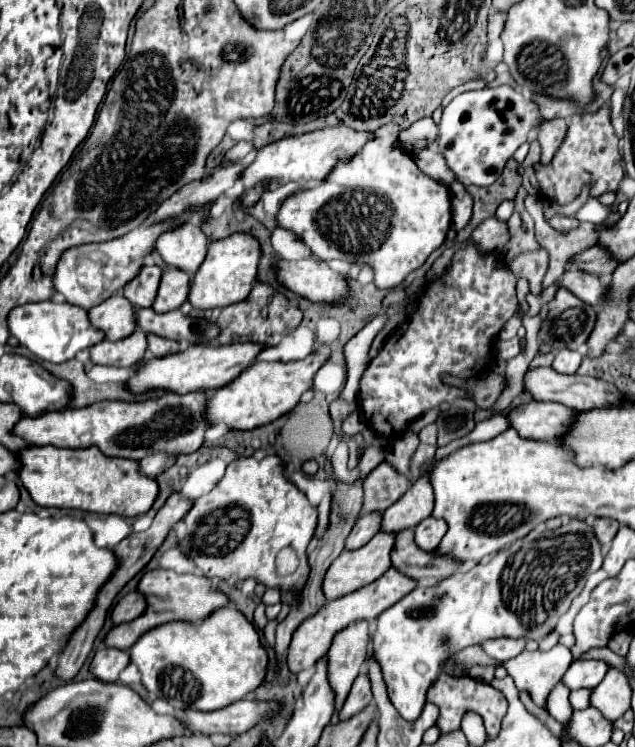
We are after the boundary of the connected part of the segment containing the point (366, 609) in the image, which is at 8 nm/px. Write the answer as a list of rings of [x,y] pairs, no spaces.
[[[391,567],[377,581],[373,581],[373,583],[357,589],[355,593],[339,597],[339,601],[329,601],[327,605],[323,605],[323,609],[319,609],[319,613],[315,613],[307,621],[303,621],[297,627],[297,631],[293,633],[293,641],[291,641],[289,653],[287,653],[289,669],[293,673],[299,673],[299,671],[311,667],[313,663],[319,661],[319,657],[323,657],[329,651],[329,645],[331,645],[335,633],[343,631],[345,627],[349,627],[349,625],[353,625],[357,621],[369,621],[369,619],[379,617],[379,613],[383,613],[385,609],[389,609],[391,605],[395,605],[399,599],[403,599],[413,589],[415,589],[415,581]]]

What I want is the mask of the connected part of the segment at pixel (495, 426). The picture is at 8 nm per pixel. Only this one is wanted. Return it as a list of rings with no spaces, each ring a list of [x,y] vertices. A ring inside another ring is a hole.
[[[495,415],[491,419],[485,419],[481,423],[477,423],[477,427],[463,439],[459,441],[451,441],[451,445],[445,445],[445,447],[439,447],[433,461],[439,461],[439,457],[447,457],[451,453],[455,453],[455,449],[461,449],[465,445],[471,445],[471,443],[477,443],[477,441],[489,441],[491,437],[503,433],[509,429],[509,421],[507,421],[507,415]]]

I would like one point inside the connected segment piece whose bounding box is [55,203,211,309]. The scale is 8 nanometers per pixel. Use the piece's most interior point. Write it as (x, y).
(87, 275)

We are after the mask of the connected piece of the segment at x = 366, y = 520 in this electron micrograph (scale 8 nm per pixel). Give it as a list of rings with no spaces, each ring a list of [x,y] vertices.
[[[369,513],[369,515],[365,515],[363,519],[359,519],[357,523],[355,523],[355,527],[353,527],[353,531],[349,533],[349,537],[347,537],[347,541],[345,541],[345,549],[349,549],[349,551],[353,551],[353,549],[359,549],[359,547],[363,547],[365,543],[369,543],[371,541],[371,537],[379,531],[379,527],[381,527],[381,513]]]

